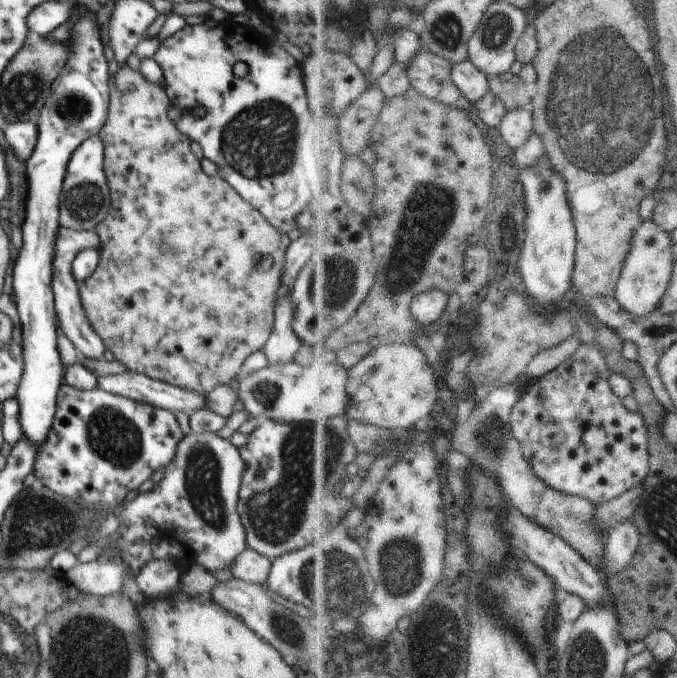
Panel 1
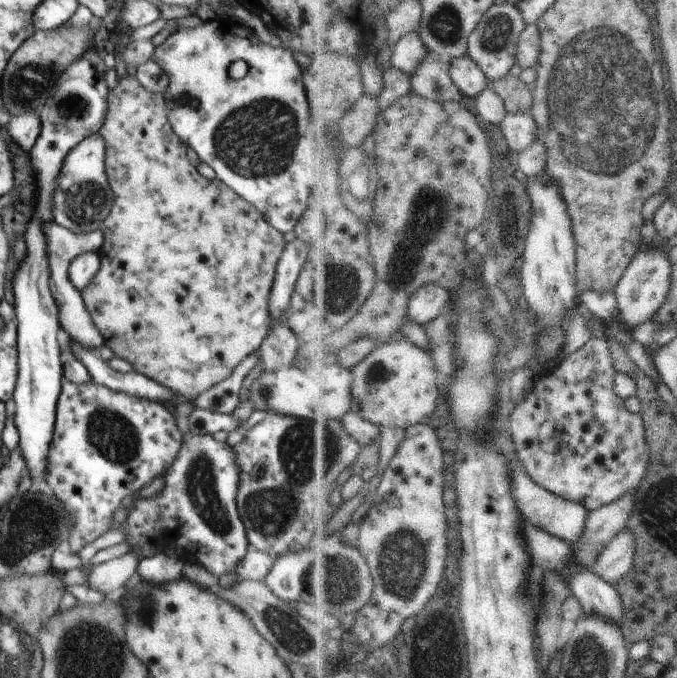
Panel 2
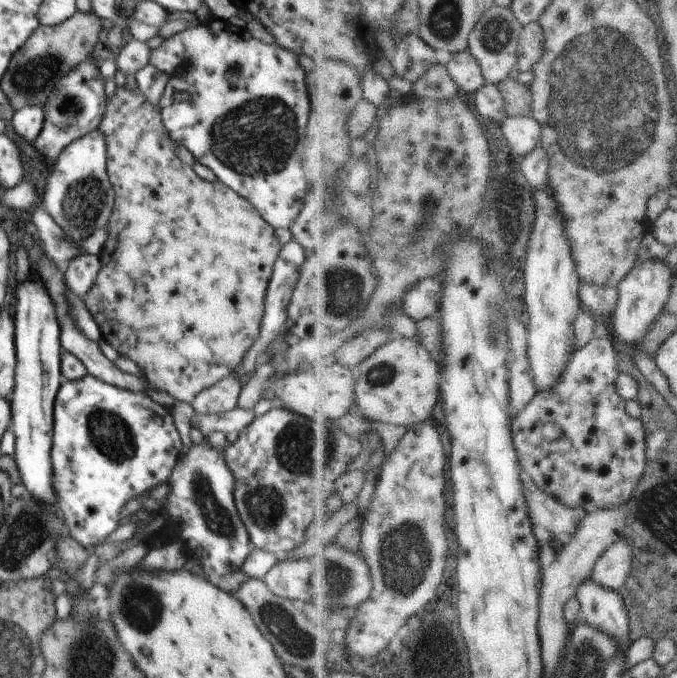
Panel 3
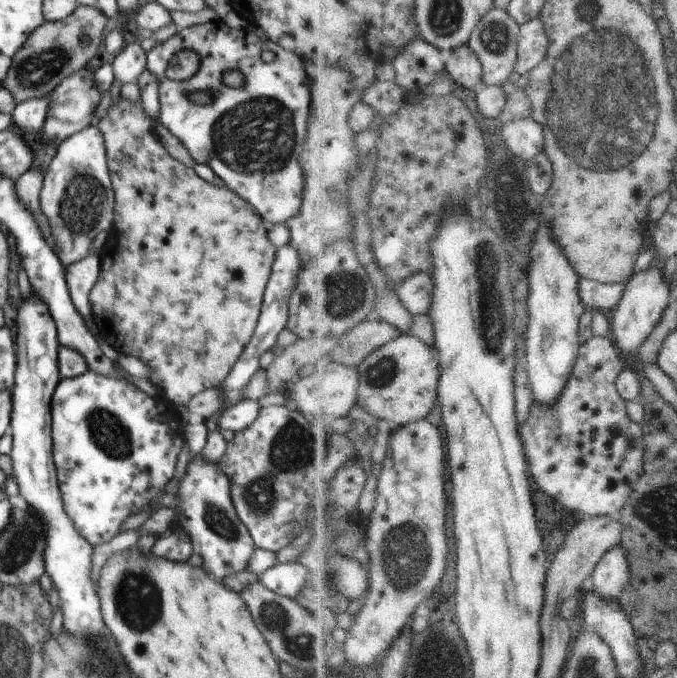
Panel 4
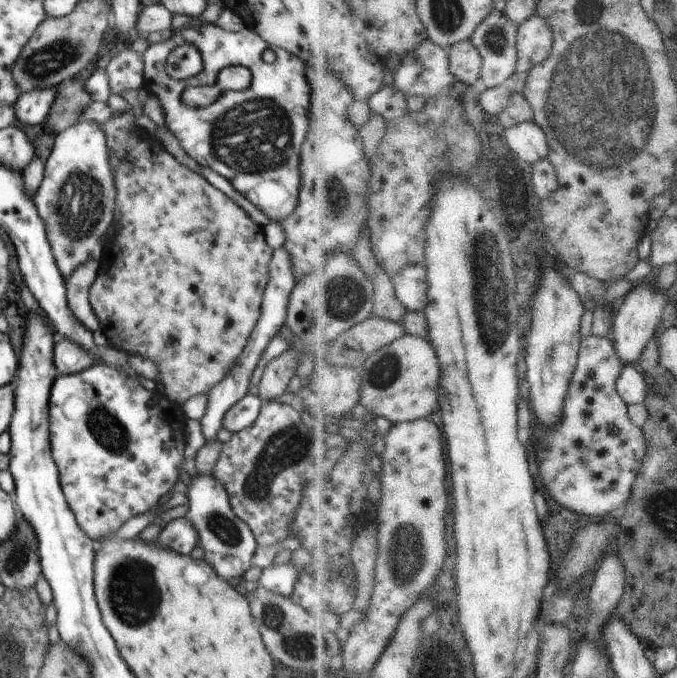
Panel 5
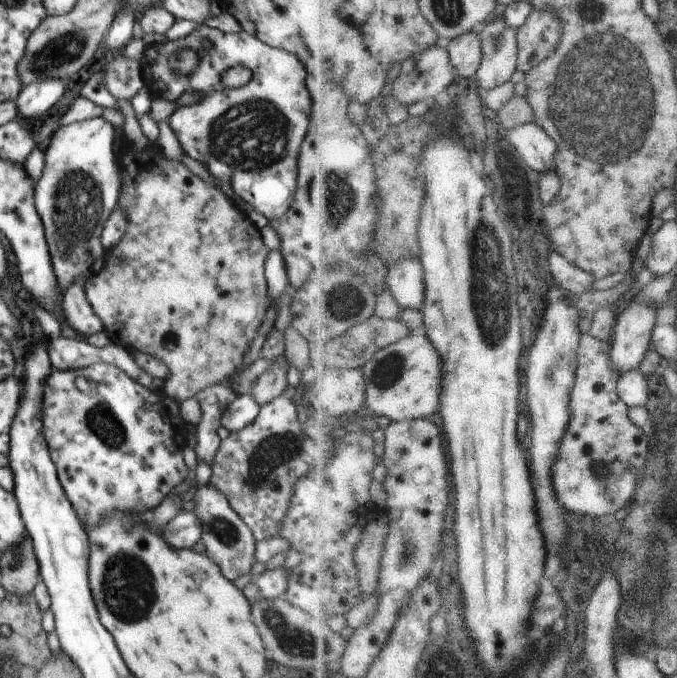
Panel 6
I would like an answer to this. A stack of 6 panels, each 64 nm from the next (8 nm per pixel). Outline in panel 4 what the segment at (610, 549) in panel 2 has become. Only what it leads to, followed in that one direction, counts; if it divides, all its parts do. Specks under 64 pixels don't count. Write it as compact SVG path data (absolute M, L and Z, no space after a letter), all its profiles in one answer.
M616 546L598 564L593 574L593 584L604 598L622 599L624 589L630 582L630 562L622 546Z

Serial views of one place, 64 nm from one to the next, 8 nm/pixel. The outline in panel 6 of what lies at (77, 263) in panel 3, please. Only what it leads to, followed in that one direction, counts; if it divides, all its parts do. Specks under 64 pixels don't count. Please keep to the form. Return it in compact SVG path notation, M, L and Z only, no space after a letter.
M91 273L76 276L76 282L68 286L62 297L62 310L64 320L78 334L92 336L103 330L103 324L98 315L94 312L84 292L84 284Z

